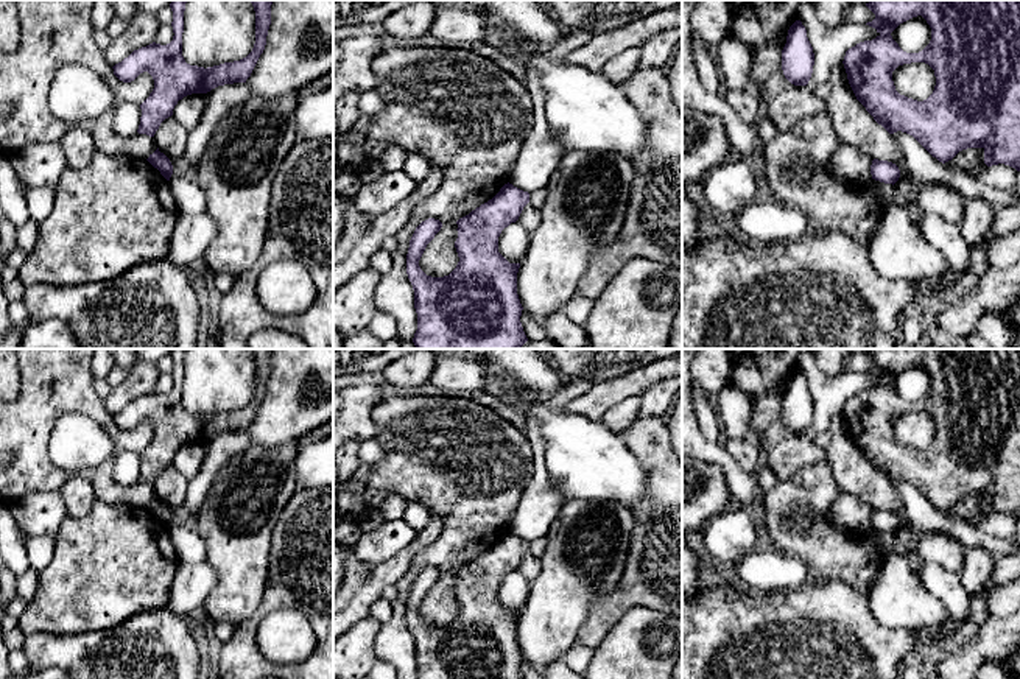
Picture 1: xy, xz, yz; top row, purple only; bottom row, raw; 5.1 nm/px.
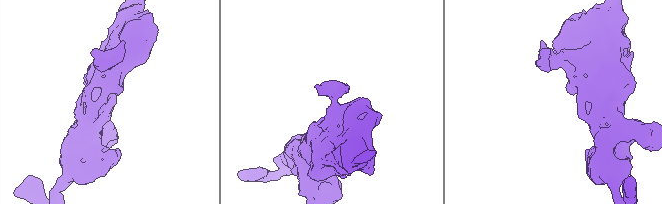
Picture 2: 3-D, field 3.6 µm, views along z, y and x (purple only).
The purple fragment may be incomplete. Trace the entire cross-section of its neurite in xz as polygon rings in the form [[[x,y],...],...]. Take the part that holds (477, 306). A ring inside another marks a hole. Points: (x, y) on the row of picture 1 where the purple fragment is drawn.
[[[508,182],[492,199],[459,218],[455,241],[459,262],[444,277],[427,276],[419,266],[427,245],[442,223],[428,218],[416,227],[406,254],[406,274],[414,290],[417,330],[413,343],[417,349],[520,349],[528,341],[520,322],[523,307],[517,294],[520,263],[509,263],[498,252],[501,230],[519,220],[528,202],[529,193]]]

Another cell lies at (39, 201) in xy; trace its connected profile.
[[[37,187],[30,188],[25,195],[30,220],[33,224],[42,223],[53,210],[55,188]]]

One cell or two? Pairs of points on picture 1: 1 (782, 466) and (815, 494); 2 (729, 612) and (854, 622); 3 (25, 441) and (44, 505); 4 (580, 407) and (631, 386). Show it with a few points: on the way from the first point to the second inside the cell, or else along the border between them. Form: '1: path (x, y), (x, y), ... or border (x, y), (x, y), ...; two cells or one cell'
1: border (826, 460), (805, 464), (777, 480); two cells
2: path (760, 615), (808, 615), (823, 619); one cell
3: border (58, 489), (31, 491), (16, 500); two cells
4: path (592, 404), (619, 390); one cell

